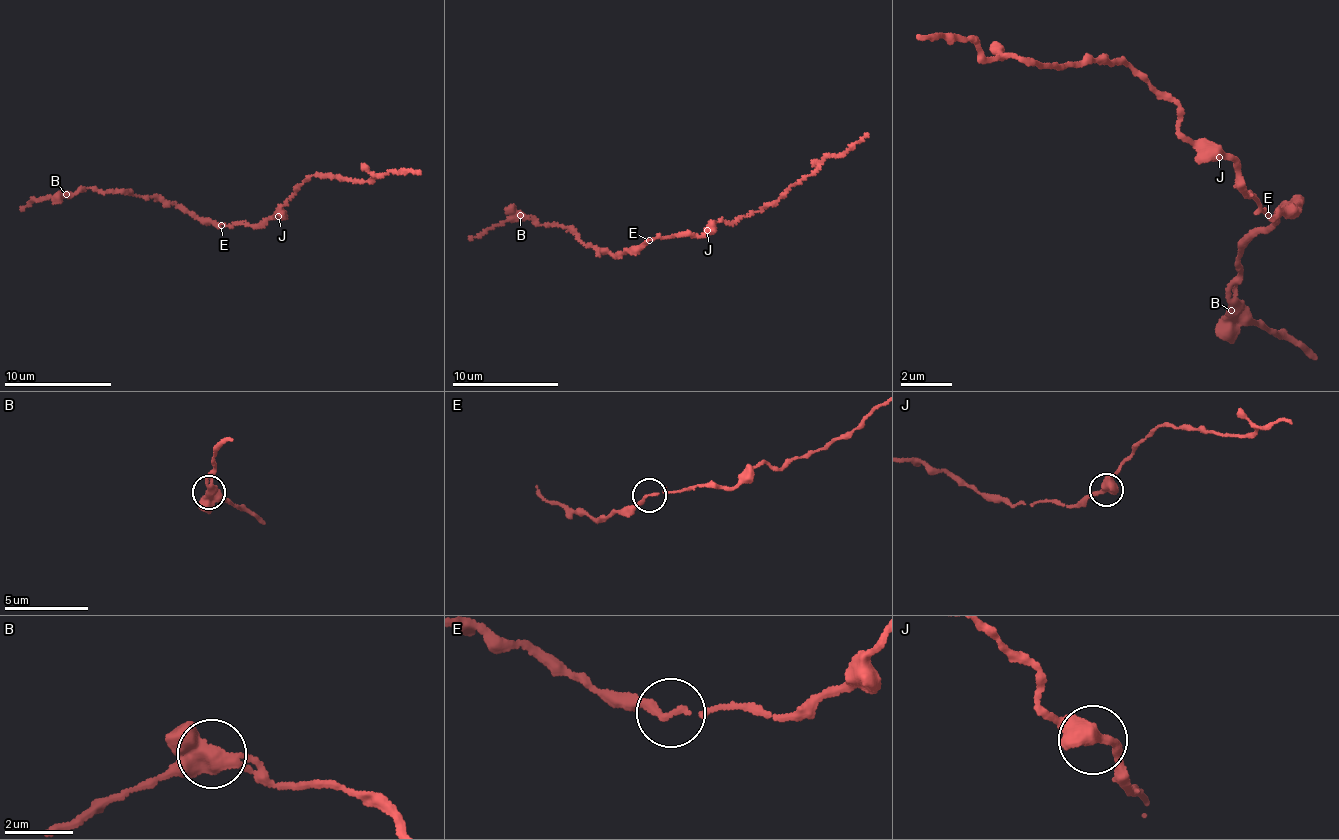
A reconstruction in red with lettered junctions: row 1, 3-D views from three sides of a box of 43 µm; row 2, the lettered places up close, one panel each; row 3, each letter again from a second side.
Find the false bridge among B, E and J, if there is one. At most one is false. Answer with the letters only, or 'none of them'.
none of them

